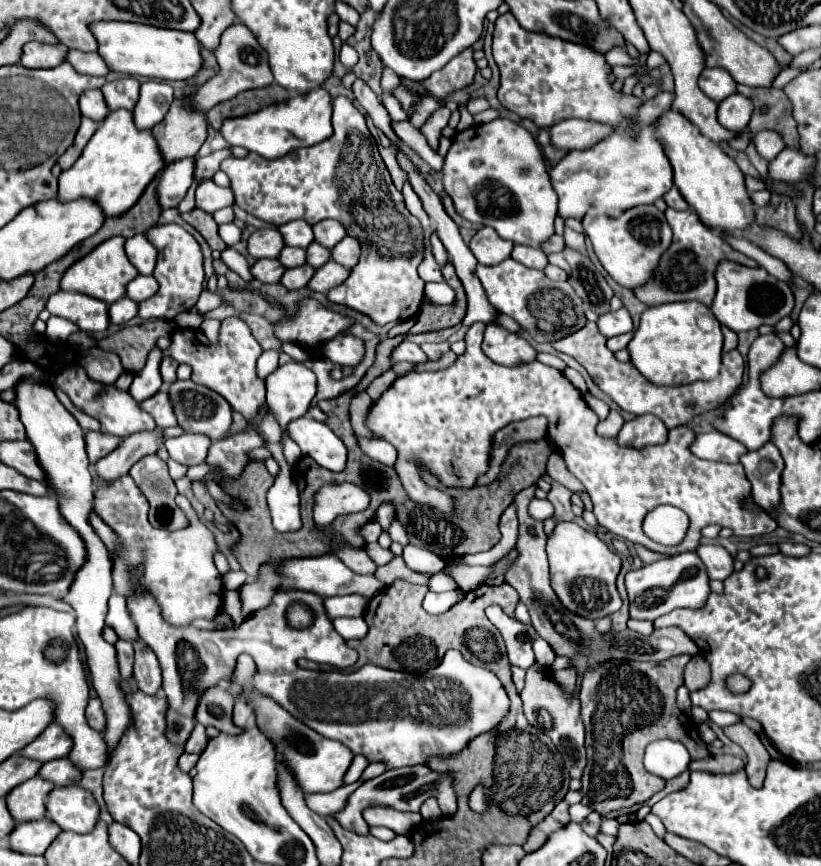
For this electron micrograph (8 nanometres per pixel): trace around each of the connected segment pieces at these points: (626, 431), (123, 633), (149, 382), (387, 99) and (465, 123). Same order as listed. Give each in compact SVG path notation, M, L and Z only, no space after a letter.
M652 414L636 416L634 420L626 422L616 436L620 446L642 448L648 444L664 444L668 440L668 428L664 422Z
M114 594L114 596L108 600L106 626L114 628L116 634L118 634L122 640L130 640L130 642L136 642L136 640L138 640L136 626L134 626L132 618L130 618L130 612L128 612L128 608L126 608L124 596Z
M154 348L150 354L148 354L148 360L146 360L146 366L134 376L134 382L130 386L130 394L142 402L150 396L154 396L160 386L162 386L162 378L160 378L160 372L158 372L158 366L160 366L160 360L162 360L162 352L158 348Z
M384 92L384 94L382 94L382 104L384 104L384 108L388 110L388 114L390 114L390 118L392 118L394 122L400 122L400 120L406 120L406 118L408 118L408 116L404 114L400 102L398 102L390 92Z
M458 104L458 110L460 110L461 118L459 121L459 124L456 128L457 132L462 132L464 130L467 130L470 128L470 126L473 126L475 124L474 117L471 115L466 106L464 104Z

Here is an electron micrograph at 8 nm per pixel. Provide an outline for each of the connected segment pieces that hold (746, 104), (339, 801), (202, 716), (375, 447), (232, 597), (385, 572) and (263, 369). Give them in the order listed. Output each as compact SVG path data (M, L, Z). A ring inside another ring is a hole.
M732 94L718 104L718 122L734 132L742 132L752 118L752 102L742 94Z
M358 780L358 782L348 784L348 786L338 788L334 792L328 792L328 794L308 794L308 806L312 810L316 810L320 816L338 814L338 810L344 810L348 794L354 792L364 782L364 780Z
M214 686L202 696L196 710L196 720L204 726L214 726L226 734L242 734L244 728L238 728L232 722L232 708L234 696L224 686Z
M358 438L358 440L362 442L360 444L362 452L368 454L370 458L380 460L386 466L392 466L396 462L398 454L396 454L396 448L390 442L384 442L384 440L368 440L368 438Z
M230 590L224 594L224 610L232 616L234 620L234 626L238 628L244 620L244 612L242 612L242 606L240 606L240 598L238 598L238 590Z
M398 556L394 558L392 562L384 564L384 566L378 566L378 570L374 572L374 576L384 584L384 586L390 586L394 580L402 578L402 580L408 580L412 584L428 584L428 580L432 578L432 574L422 574L422 572L414 572L406 566L406 562Z
M266 350L266 352L258 358L260 376L266 378L266 376L272 374L276 368L278 368L278 352L276 352L276 350Z

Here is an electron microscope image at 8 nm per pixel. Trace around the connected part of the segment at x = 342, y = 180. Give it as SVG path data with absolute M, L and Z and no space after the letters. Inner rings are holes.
M336 96L332 100L332 106L334 106L334 114L332 114L334 134L328 140L310 148L294 150L278 160L266 160L254 152L250 152L246 158L232 156L224 160L220 168L228 174L232 182L230 188L234 192L236 204L248 214L264 222L276 226L298 218L304 218L306 222L320 222L324 218L334 218L342 222L348 234L360 240L362 256L360 262L352 268L350 276L340 286L328 292L328 298L332 302L368 314L380 326L388 322L408 320L418 314L424 300L424 282L416 272L418 264L424 258L424 236L422 236L420 222L408 212L402 192L398 192L396 186L392 184L392 178L378 154L376 140L372 138L366 126L366 116L346 96Z

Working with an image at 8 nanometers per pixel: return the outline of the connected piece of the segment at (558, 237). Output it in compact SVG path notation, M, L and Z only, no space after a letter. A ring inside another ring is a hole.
M558 216L558 220L556 220L556 232L554 232L554 238L548 238L548 242L544 242L544 246L542 246L542 250L544 250L546 254L560 252L560 250L564 248L564 238L562 238L562 224L564 224L564 220Z

